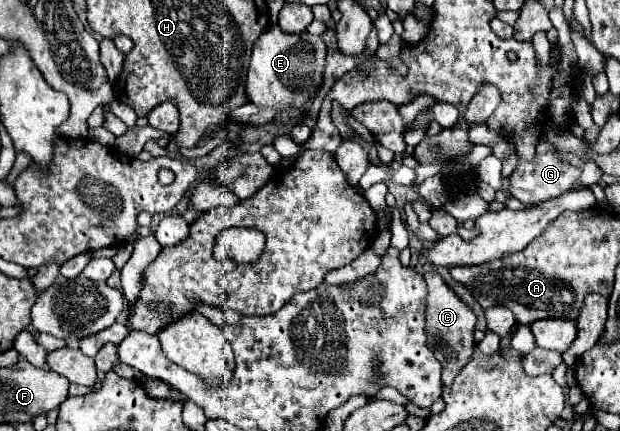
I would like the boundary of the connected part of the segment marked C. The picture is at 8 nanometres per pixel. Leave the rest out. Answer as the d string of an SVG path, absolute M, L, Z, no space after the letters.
M433 272L425 274L425 282L429 288L427 300L425 300L425 332L427 332L427 340L429 340L429 348L433 350L435 358L441 362L443 366L443 384L449 386L453 382L453 378L461 372L463 364L467 364L471 360L473 348L475 348L475 340L473 340L473 330L475 330L475 314L473 310L445 284L445 280Z

